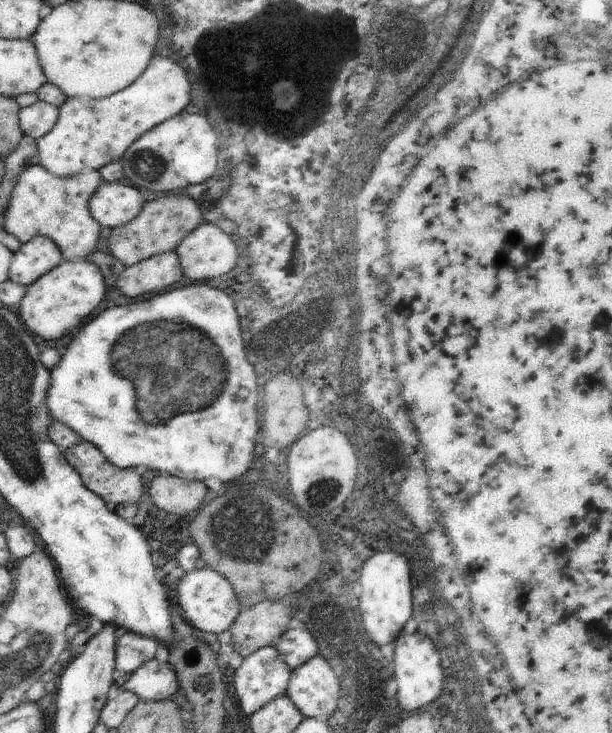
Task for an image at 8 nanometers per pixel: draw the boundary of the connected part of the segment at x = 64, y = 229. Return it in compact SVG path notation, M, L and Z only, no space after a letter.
M42 165L28 167L17 180L13 188L10 204L5 212L5 230L16 236L21 243L27 243L38 235L53 240L61 250L64 258L86 260L98 246L98 236L102 226L91 215L89 202L92 195L105 183L99 170L84 170L68 178L60 178L48 172Z

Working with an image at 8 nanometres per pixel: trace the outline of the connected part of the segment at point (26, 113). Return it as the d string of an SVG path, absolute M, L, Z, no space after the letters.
M44 101L21 108L19 112L19 125L25 135L39 139L48 134L59 117L59 107Z

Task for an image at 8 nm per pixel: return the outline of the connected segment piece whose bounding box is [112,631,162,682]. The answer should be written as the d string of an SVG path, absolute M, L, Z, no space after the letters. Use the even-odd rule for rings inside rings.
M127 631L118 639L115 646L115 669L113 682L124 674L132 674L137 668L154 658L162 642L153 636L142 636L134 631Z

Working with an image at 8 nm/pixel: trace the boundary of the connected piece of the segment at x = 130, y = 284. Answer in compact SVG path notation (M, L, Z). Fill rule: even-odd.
M176 251L154 255L126 267L118 278L118 290L130 298L148 297L166 291L183 276Z

